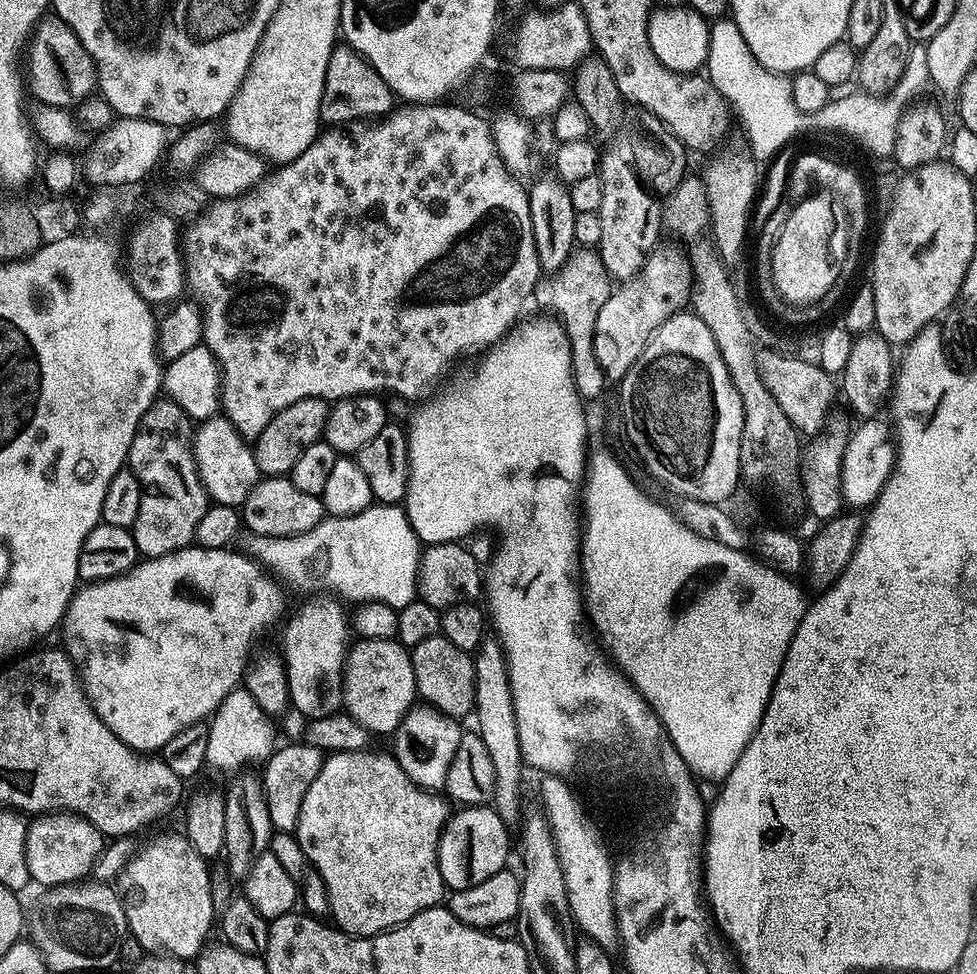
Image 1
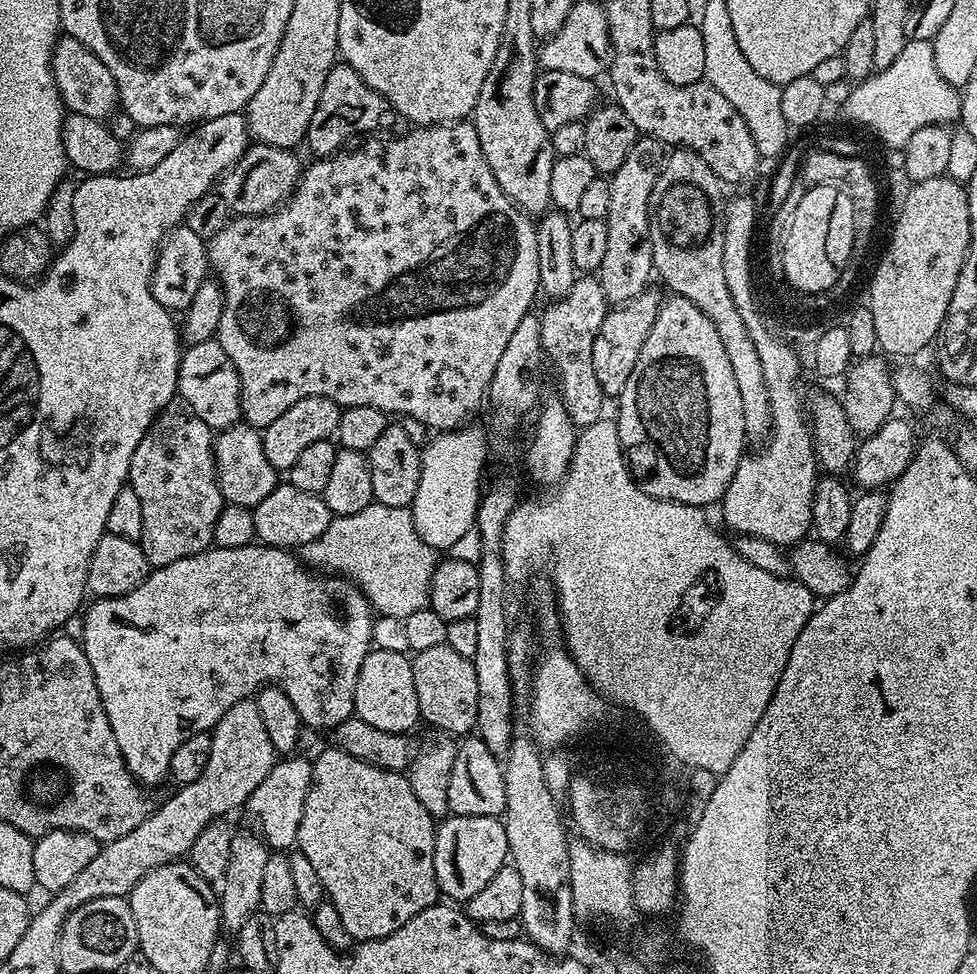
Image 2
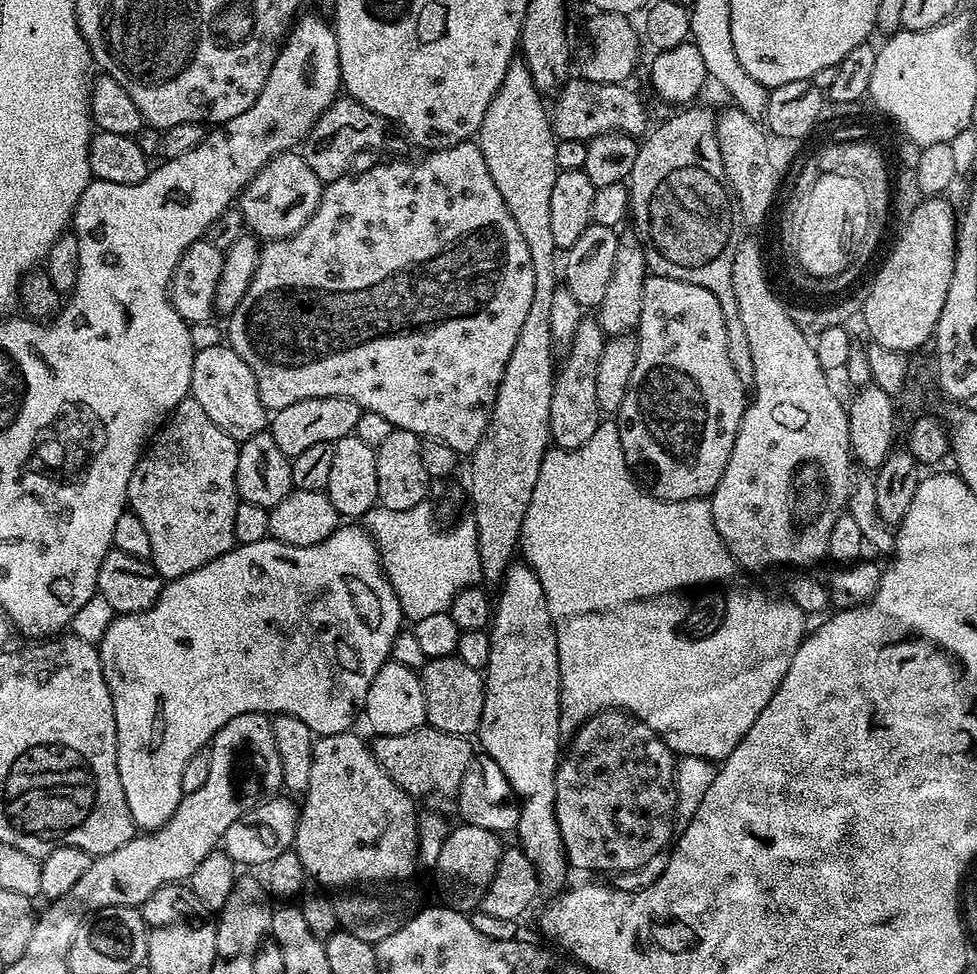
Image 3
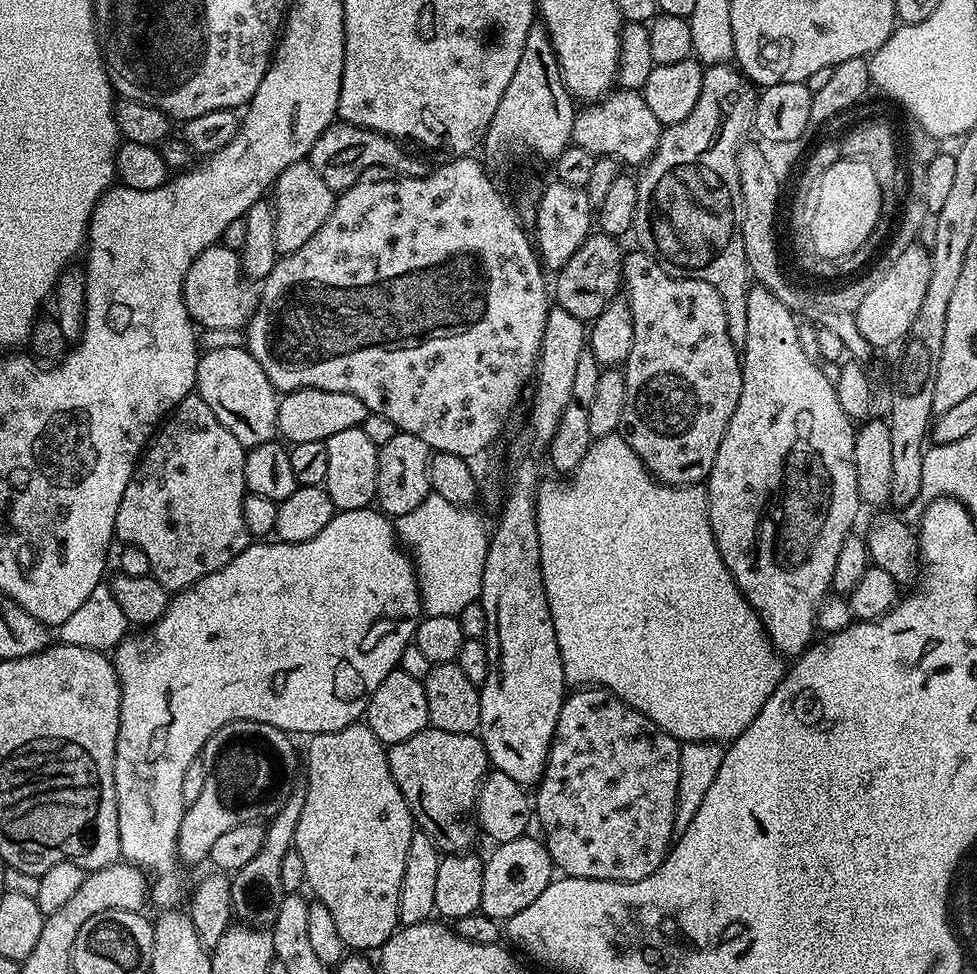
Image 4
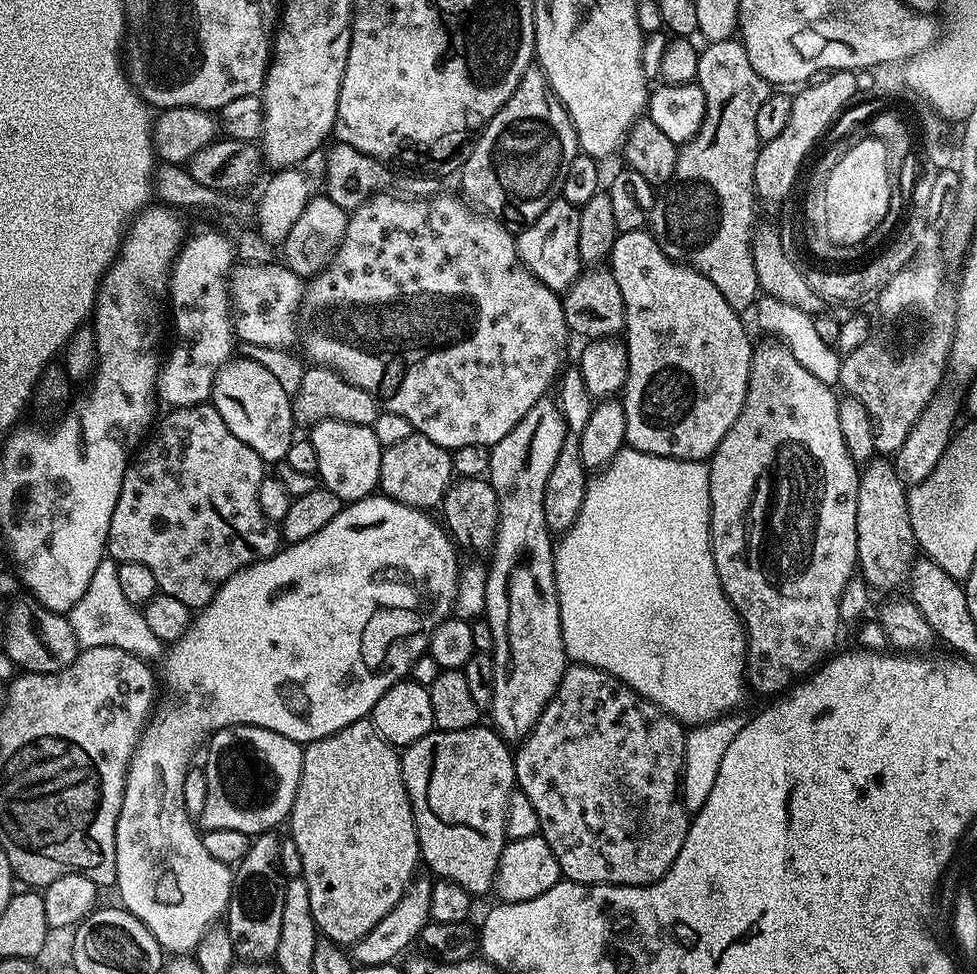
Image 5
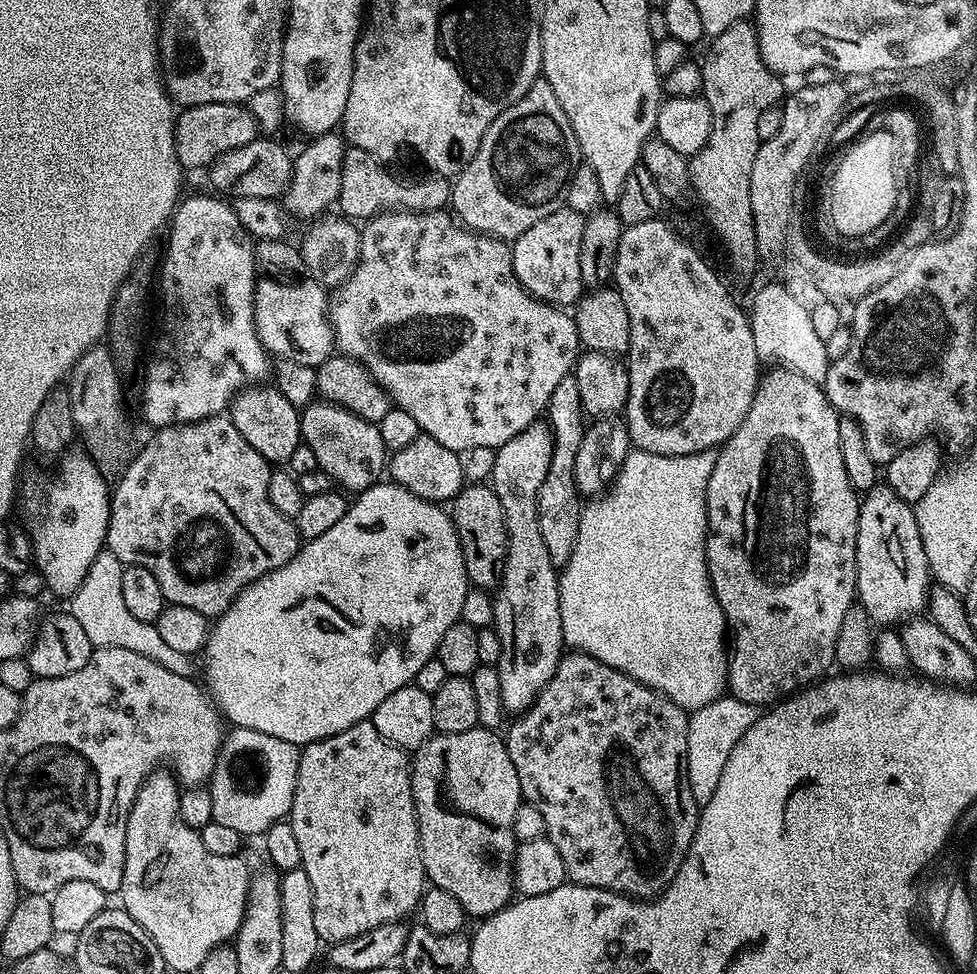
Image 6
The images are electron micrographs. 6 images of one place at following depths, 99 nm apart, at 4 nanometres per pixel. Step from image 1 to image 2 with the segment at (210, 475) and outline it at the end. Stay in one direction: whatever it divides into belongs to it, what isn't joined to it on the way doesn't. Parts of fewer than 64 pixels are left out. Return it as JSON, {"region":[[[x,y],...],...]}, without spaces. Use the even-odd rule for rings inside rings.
{"region":[[[243,422],[231,424],[215,437],[216,480],[227,503],[254,509],[266,494],[270,494],[270,490],[276,488],[278,469],[270,466],[266,450],[262,448],[263,441],[261,429]]]}

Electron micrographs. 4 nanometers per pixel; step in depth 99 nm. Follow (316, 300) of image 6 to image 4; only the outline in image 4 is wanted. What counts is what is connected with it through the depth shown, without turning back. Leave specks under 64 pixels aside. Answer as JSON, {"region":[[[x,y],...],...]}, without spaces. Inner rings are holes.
{"region":[[[217,242],[202,254],[198,254],[190,270],[186,270],[184,305],[188,315],[201,329],[243,329],[256,313],[258,303],[257,289],[251,287],[255,288],[240,265],[239,251],[225,248],[223,243]]]}

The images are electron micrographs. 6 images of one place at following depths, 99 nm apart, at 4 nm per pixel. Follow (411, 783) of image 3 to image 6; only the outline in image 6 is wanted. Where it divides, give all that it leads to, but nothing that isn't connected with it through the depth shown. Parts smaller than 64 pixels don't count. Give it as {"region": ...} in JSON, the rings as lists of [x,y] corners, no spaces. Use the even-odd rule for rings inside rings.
{"region":[[[479,726],[470,730],[462,730],[462,734],[446,734],[445,732],[433,734],[421,748],[415,749],[410,763],[412,765],[412,793],[416,803],[416,821],[420,827],[420,857],[424,863],[424,875],[430,881],[431,887],[446,890],[446,894],[454,894],[454,898],[458,898],[462,906],[465,917],[487,918],[502,911],[514,899],[514,861],[518,847],[514,834],[514,816],[518,814],[518,806],[522,802],[518,770],[514,770],[514,762],[510,762],[505,737],[499,731]]]}

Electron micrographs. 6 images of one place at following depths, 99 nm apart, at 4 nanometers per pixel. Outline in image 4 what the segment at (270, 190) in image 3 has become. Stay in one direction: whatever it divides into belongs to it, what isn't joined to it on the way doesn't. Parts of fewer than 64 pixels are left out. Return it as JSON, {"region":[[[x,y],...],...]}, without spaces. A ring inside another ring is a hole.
{"region":[[[303,159],[294,162],[294,166],[282,170],[274,185],[275,192],[277,253],[297,252],[314,238],[314,234],[331,214],[334,203],[333,190],[330,186],[326,186],[326,182],[322,182],[322,178],[318,178],[318,170],[314,170],[314,166],[308,163],[307,159]]]}

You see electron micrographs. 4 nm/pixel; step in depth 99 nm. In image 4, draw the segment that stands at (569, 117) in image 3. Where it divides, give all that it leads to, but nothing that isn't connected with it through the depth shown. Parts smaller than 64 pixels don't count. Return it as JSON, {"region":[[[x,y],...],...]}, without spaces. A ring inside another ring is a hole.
{"region":[[[616,90],[604,97],[581,107],[574,118],[572,144],[577,148],[590,150],[597,158],[611,156],[621,165],[643,166],[656,153],[660,142],[662,125],[654,118],[650,106],[646,106],[643,95],[636,90]]]}

